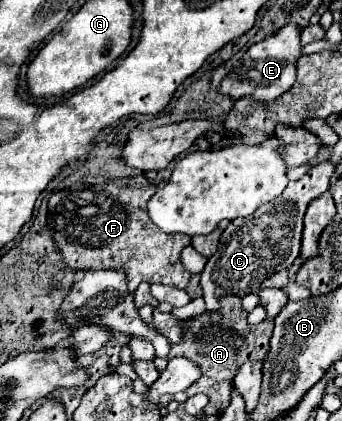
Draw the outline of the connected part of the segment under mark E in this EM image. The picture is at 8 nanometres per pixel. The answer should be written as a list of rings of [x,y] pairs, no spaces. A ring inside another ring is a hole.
[[[288,24],[280,28],[274,36],[266,38],[264,42],[258,42],[248,48],[246,56],[240,60],[238,68],[232,70],[220,84],[220,92],[228,94],[232,100],[238,100],[242,96],[252,96],[254,100],[276,100],[280,94],[284,94],[296,80],[296,62],[302,56],[302,42],[300,42],[300,26]]]

